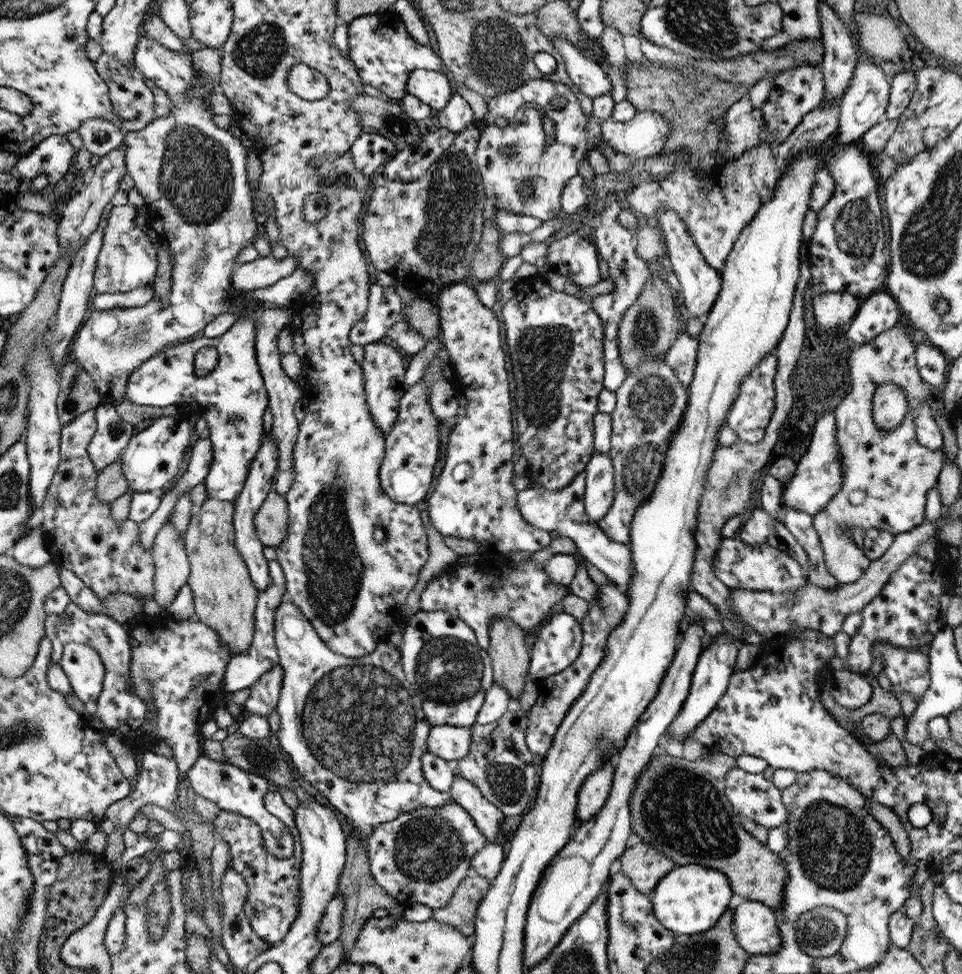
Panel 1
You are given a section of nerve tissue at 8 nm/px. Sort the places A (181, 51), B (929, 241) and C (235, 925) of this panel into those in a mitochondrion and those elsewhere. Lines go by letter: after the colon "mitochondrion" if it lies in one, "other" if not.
A: other
B: mitochondrion
C: other

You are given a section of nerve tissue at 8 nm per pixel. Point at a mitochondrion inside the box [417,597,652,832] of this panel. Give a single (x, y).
(504, 781)

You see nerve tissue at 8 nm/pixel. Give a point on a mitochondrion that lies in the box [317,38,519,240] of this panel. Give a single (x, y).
(394, 122)

